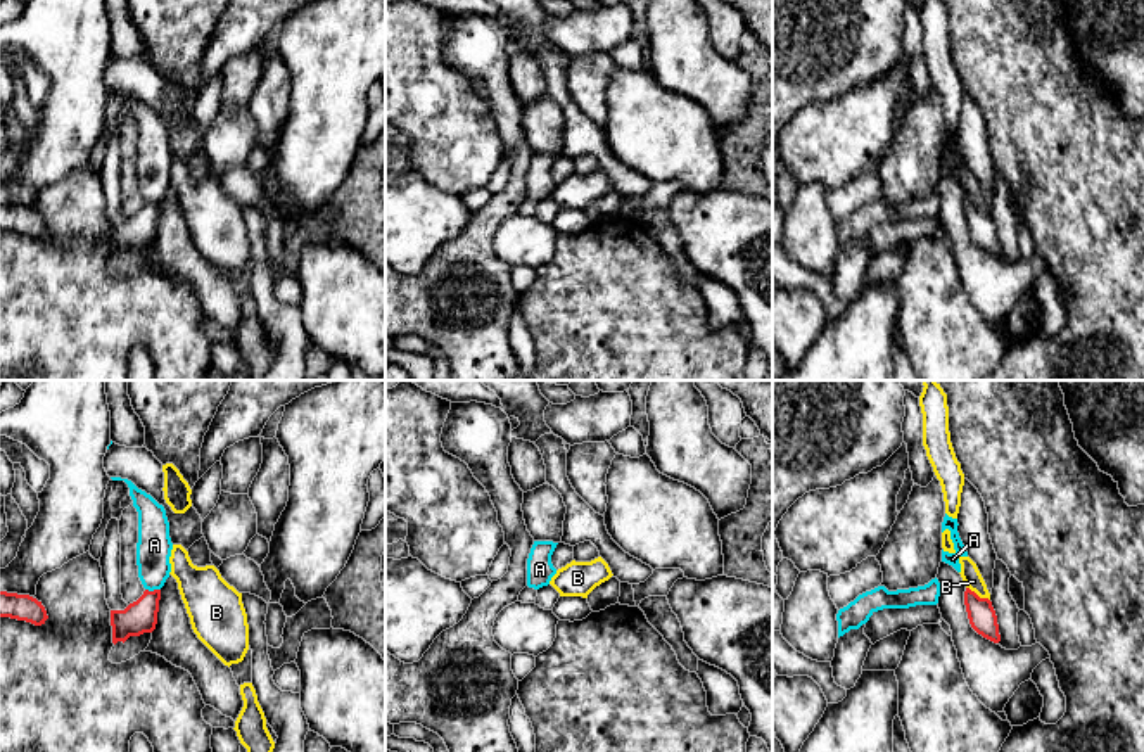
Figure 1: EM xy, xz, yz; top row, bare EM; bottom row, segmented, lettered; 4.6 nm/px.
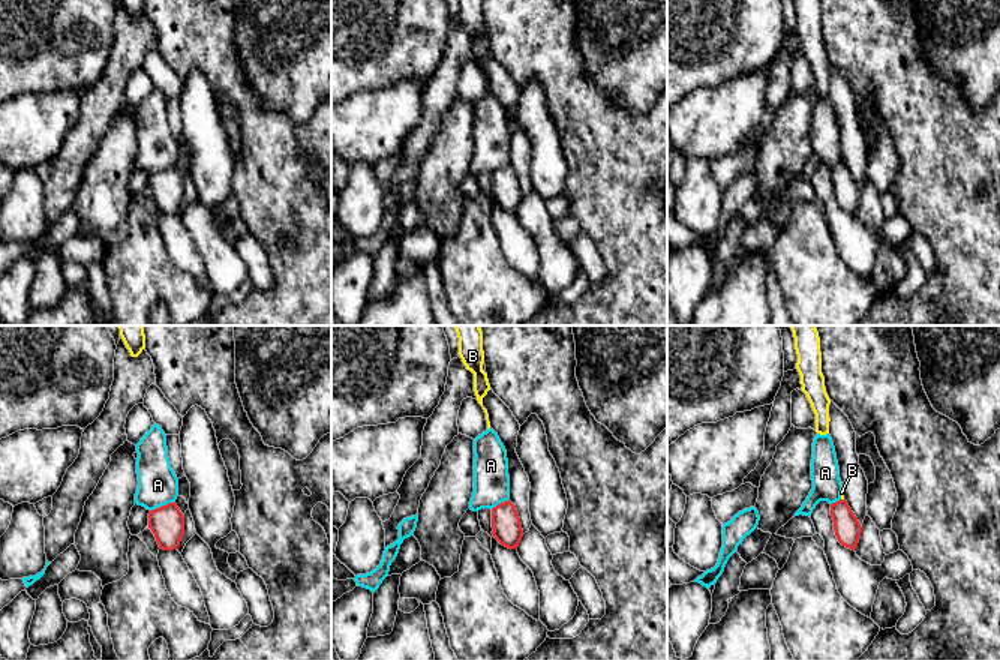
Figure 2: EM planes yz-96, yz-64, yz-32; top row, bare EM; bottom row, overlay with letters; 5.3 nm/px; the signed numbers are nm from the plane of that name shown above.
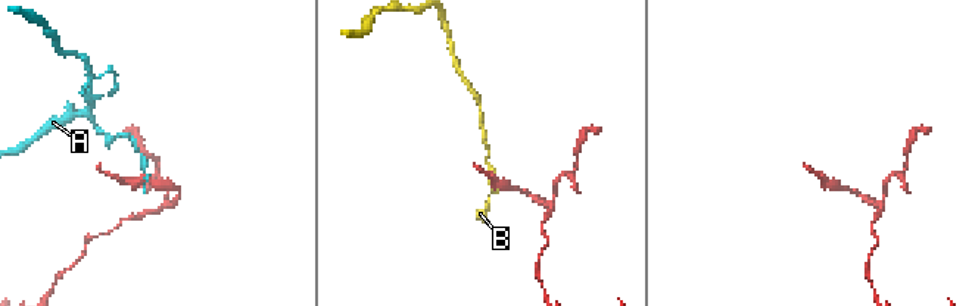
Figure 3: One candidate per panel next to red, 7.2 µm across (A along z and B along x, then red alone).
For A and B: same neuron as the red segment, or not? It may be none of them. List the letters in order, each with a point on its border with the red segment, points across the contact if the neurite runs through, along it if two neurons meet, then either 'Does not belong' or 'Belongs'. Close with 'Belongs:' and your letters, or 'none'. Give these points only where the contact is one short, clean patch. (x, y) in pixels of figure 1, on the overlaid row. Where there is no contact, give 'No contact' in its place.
A: Touches red at xy (154, 590). Boundary: xy (146, 588), (159, 590). Does not belong
B: Touches red at yz (977, 595). Does not belong
Belongs: none

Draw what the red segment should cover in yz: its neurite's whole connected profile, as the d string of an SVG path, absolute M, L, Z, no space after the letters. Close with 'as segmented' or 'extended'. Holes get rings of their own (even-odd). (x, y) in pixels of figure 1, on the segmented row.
M966 588L964 605L971 628L983 638L999 643L999 624L997 615L988 598L980 598L975 591Z | as segmented

